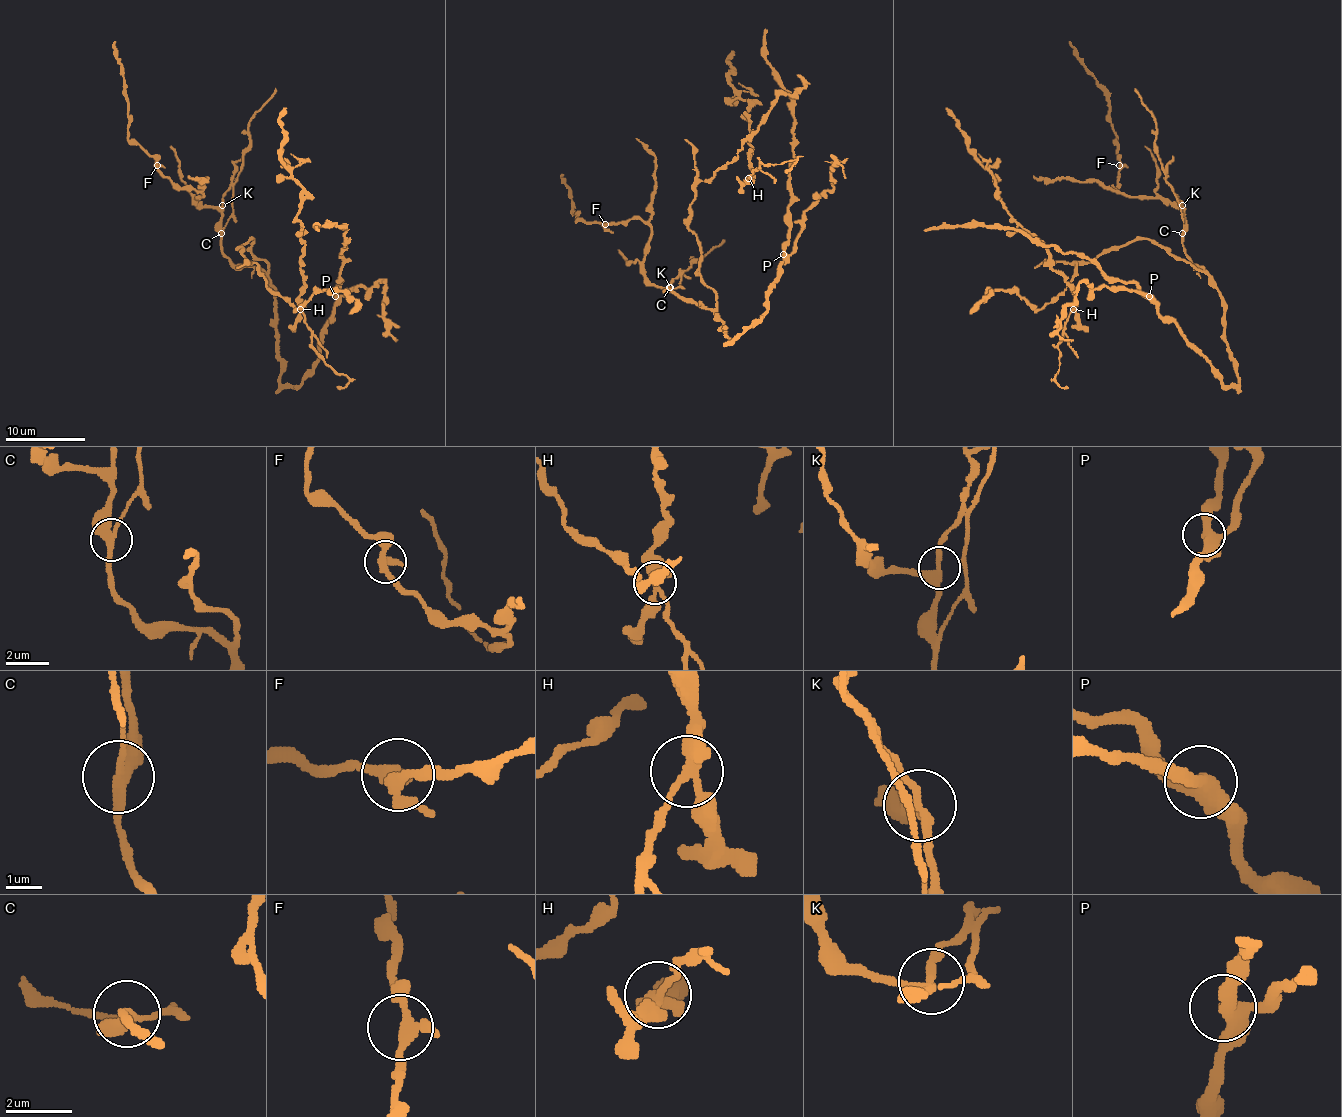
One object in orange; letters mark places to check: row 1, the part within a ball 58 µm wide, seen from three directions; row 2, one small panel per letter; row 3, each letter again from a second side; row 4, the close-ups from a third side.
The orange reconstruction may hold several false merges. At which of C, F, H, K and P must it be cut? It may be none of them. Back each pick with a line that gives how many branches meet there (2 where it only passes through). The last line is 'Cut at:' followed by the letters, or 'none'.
C: 3
H: 3
K: 3
Cut at: C, H, K

